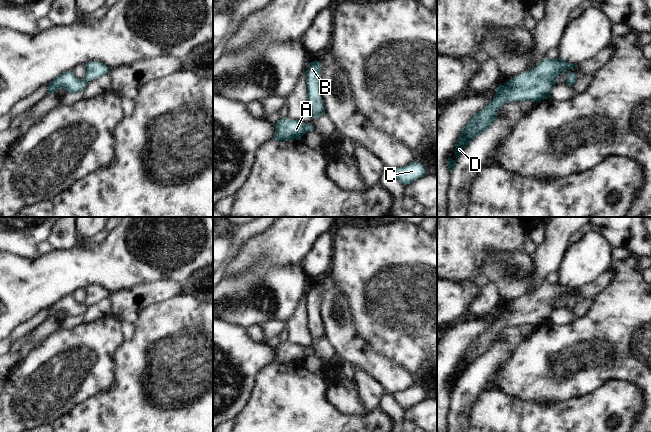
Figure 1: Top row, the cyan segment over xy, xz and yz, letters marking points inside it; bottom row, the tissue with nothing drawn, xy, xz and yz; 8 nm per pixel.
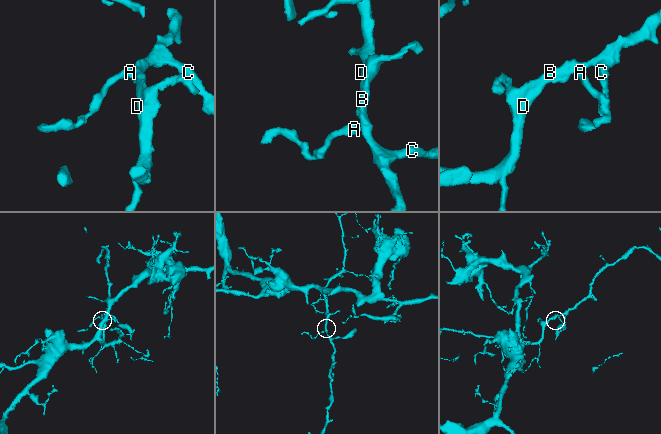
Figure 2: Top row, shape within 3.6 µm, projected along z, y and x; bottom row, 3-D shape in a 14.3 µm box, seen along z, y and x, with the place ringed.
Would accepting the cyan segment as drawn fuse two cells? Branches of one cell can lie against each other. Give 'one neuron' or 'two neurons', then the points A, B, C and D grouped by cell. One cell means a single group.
one neuron | A B C D

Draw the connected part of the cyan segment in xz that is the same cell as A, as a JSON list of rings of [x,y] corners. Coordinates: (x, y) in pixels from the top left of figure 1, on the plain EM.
[[[289,342],[280,343],[275,348],[274,364],[301,364],[301,361],[307,357],[312,356],[313,350],[311,347],[305,347],[298,344],[291,344]]]

